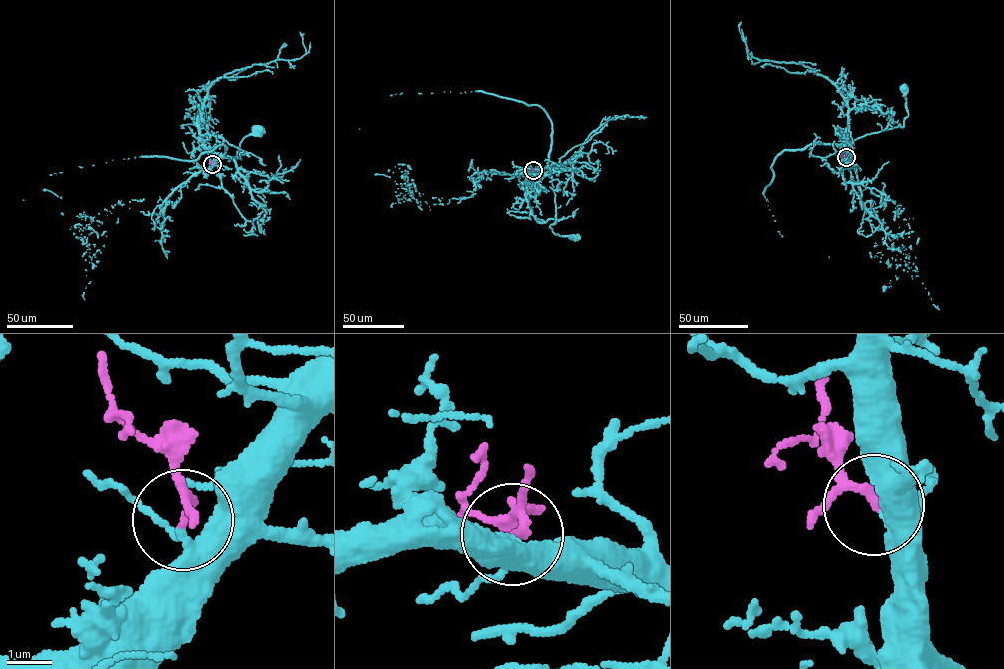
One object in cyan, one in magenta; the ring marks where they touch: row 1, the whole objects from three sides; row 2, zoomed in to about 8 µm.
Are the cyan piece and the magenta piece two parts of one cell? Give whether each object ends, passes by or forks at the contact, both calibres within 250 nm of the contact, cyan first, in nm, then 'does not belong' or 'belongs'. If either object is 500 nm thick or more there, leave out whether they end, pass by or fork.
cyan passes by; magenta passes by; 260 nm thick on the cyan side, 150 nm on the other; belongs

